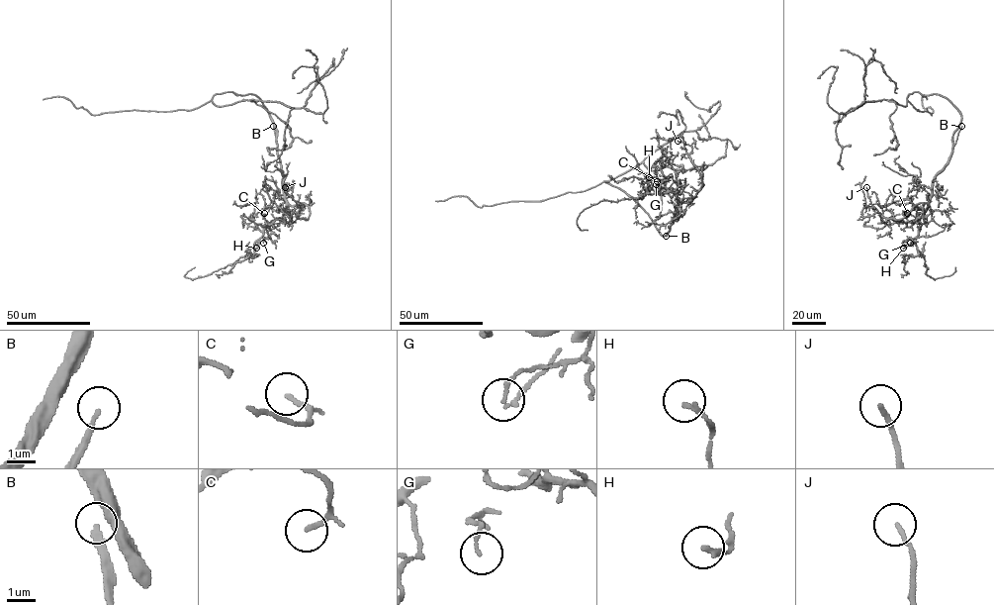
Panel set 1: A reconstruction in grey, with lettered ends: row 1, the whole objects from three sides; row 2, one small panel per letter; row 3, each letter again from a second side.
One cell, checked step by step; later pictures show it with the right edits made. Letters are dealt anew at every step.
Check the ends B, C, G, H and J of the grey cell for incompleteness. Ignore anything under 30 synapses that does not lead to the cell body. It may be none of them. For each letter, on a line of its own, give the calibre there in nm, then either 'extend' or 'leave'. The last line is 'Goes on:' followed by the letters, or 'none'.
B: 130 nm | extend
C: 140 nm | leave
G: 120 nm | leave
H: 170 nm | leave
J: 150 nm | leave
Goes on: B

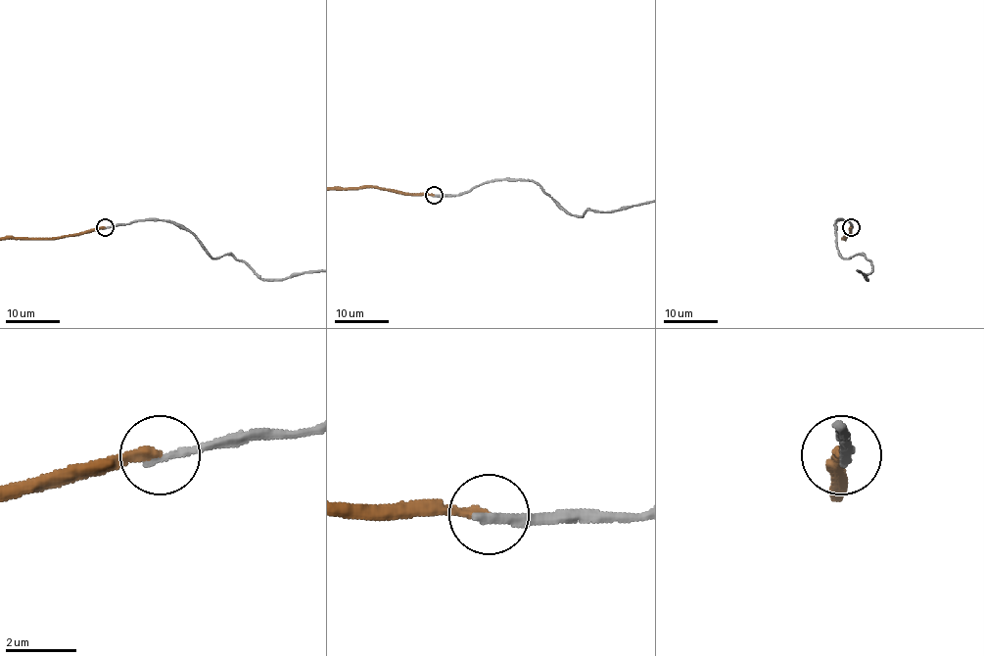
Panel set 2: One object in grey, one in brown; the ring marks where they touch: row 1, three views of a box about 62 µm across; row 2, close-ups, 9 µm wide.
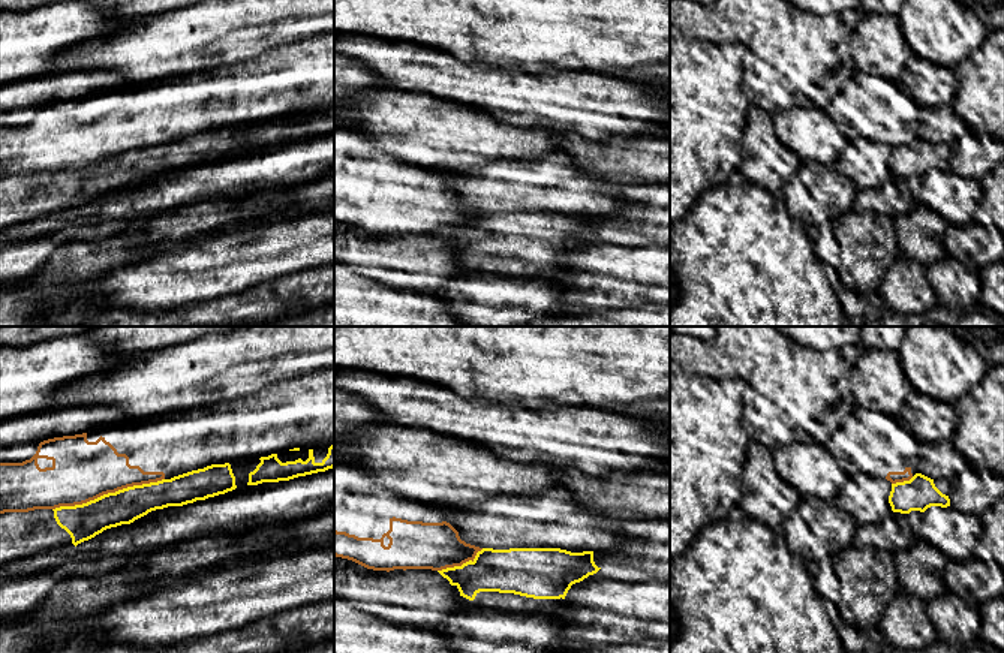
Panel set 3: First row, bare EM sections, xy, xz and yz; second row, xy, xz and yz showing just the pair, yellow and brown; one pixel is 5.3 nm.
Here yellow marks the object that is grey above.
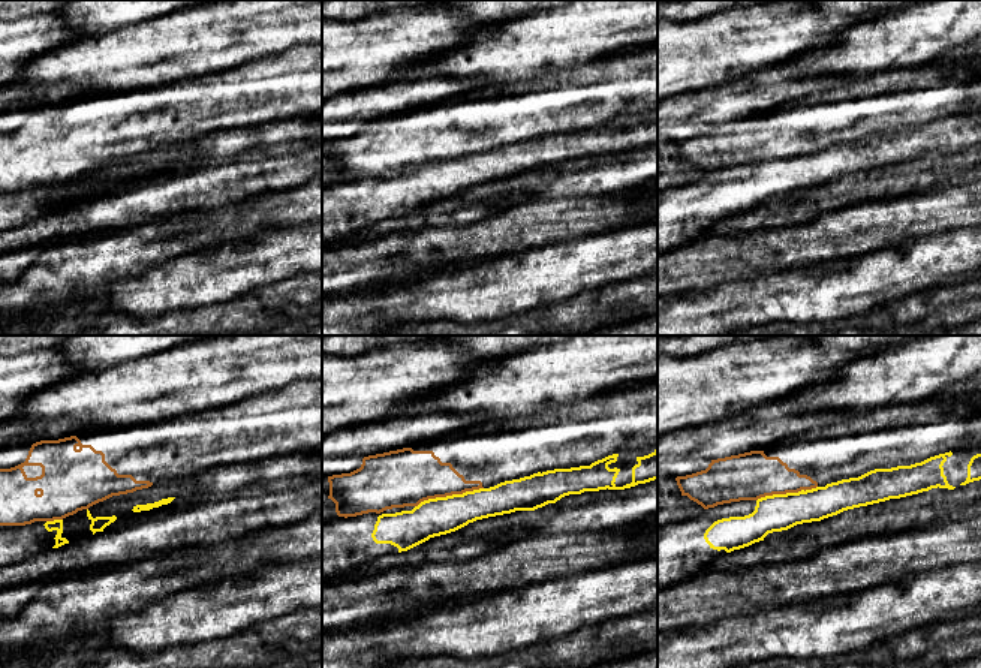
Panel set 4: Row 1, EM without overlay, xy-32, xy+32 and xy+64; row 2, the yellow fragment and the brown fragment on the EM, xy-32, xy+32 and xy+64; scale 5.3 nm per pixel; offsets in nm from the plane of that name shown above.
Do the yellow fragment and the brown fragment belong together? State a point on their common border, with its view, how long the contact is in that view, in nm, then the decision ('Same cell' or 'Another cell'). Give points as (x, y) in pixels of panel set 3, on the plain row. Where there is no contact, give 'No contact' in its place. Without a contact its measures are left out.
Touches yellow at xy (108, 158). Shared border 600 nm. Another cell

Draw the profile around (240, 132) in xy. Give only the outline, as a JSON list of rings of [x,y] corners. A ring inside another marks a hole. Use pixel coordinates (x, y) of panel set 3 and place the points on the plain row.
[[[259,123],[234,124],[234,126],[229,127],[232,138],[235,141],[237,153],[241,151],[241,150],[247,150],[249,138],[253,136],[259,127],[261,127]]]

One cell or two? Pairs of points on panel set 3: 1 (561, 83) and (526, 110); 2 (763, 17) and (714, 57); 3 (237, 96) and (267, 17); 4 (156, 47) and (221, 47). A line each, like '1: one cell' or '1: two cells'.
1: two cells
2: two cells
3: two cells
4: one cell

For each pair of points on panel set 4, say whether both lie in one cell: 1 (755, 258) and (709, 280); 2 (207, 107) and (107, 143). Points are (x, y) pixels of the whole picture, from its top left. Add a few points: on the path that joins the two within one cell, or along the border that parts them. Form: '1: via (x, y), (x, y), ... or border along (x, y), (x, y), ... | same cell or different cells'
1: via (743, 258), (731, 258), (721, 268) | same cell
2: via (181, 111), (132, 123) | same cell

